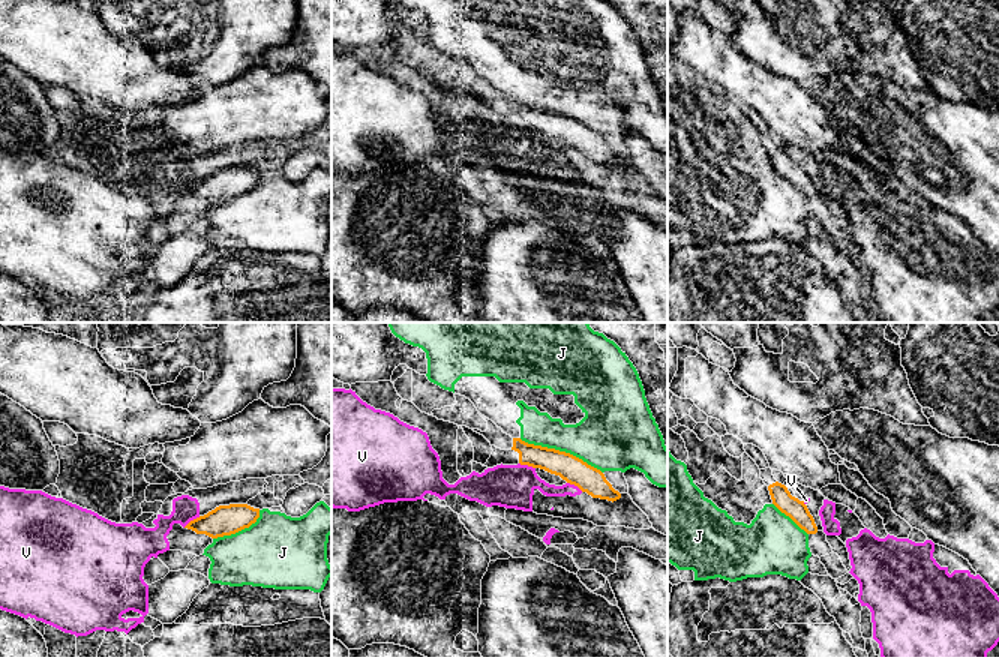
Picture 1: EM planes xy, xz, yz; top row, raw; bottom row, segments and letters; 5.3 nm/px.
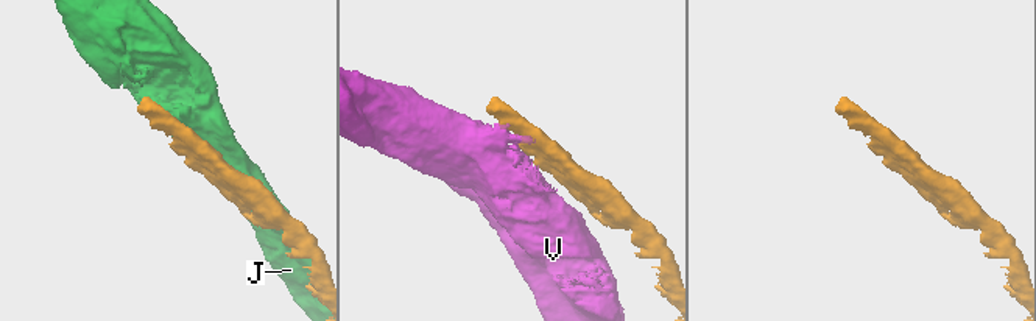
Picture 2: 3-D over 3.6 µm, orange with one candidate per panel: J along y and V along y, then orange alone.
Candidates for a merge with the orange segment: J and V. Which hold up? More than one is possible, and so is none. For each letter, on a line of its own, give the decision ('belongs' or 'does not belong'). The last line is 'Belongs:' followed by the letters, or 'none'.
J: does not belong
V: does not belong
Belongs: none

